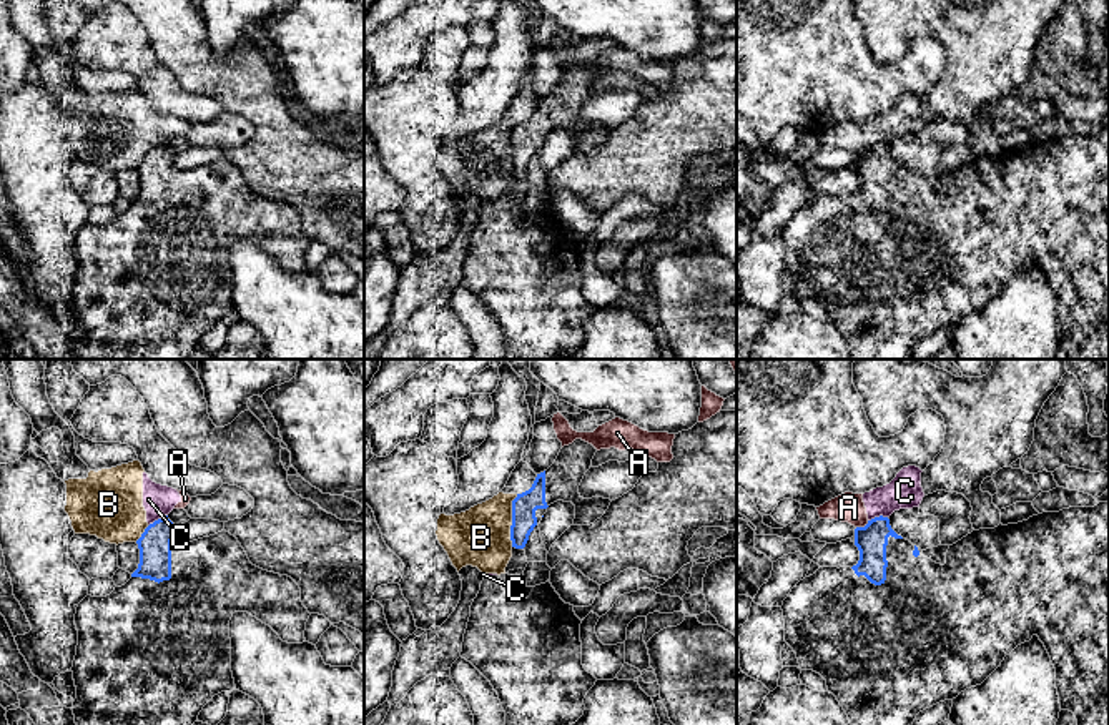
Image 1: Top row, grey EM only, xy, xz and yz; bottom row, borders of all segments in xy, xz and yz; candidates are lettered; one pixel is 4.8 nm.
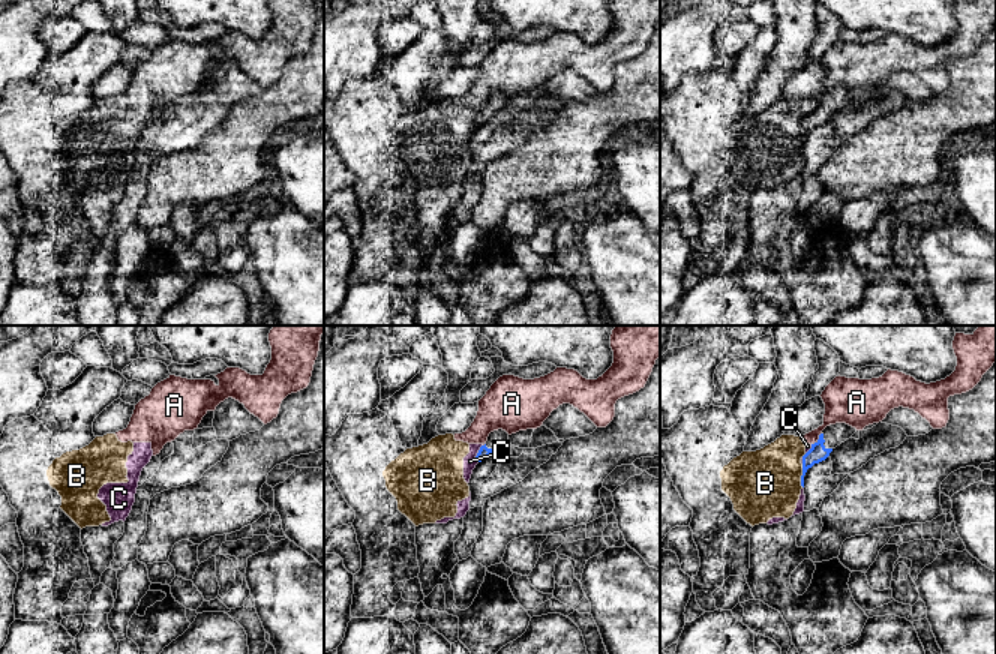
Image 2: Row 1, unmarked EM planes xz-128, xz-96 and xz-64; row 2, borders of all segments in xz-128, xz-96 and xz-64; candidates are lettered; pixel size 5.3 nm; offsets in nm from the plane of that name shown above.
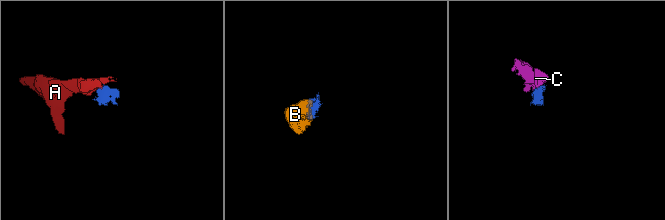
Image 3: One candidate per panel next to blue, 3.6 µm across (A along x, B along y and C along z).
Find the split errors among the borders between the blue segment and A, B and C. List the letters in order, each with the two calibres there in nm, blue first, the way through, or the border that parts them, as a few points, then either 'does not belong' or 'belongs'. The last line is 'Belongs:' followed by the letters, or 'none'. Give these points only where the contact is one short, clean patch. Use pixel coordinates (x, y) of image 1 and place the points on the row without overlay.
A: calibres 150 and 140 nm; border yz (868, 148), (857, 155); does not belong
B: calibres 120 and 280 nm; border xz (517, 122), (512, 128), (511, 173); does not belong
C: calibres 160 and 160 nm; border xy (167, 142), (148, 153); does not belong
Belongs: none

